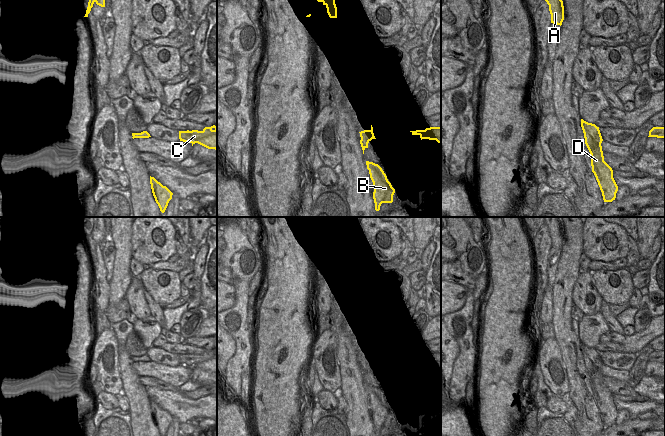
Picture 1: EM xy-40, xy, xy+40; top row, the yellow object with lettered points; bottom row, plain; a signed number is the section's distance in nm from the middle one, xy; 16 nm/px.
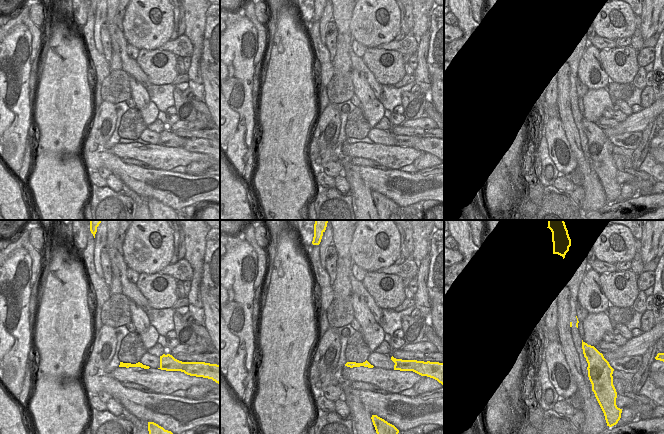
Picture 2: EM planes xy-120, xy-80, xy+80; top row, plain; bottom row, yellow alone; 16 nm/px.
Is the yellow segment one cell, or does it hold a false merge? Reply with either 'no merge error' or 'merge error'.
merge error

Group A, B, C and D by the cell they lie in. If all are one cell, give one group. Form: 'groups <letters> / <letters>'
groups A B D / C

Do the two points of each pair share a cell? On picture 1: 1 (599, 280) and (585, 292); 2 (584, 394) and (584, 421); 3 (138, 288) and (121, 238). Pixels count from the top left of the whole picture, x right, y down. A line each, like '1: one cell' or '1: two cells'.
1: two cells
2: one cell
3: two cells

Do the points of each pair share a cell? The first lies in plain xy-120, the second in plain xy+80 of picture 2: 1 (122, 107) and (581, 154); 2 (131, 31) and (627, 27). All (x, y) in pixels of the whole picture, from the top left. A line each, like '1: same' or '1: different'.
1: same
2: same

